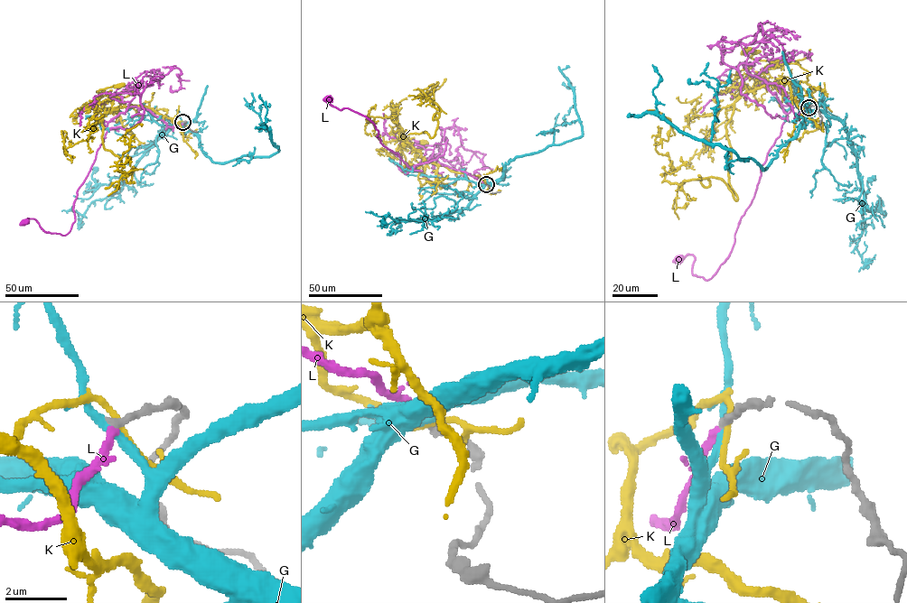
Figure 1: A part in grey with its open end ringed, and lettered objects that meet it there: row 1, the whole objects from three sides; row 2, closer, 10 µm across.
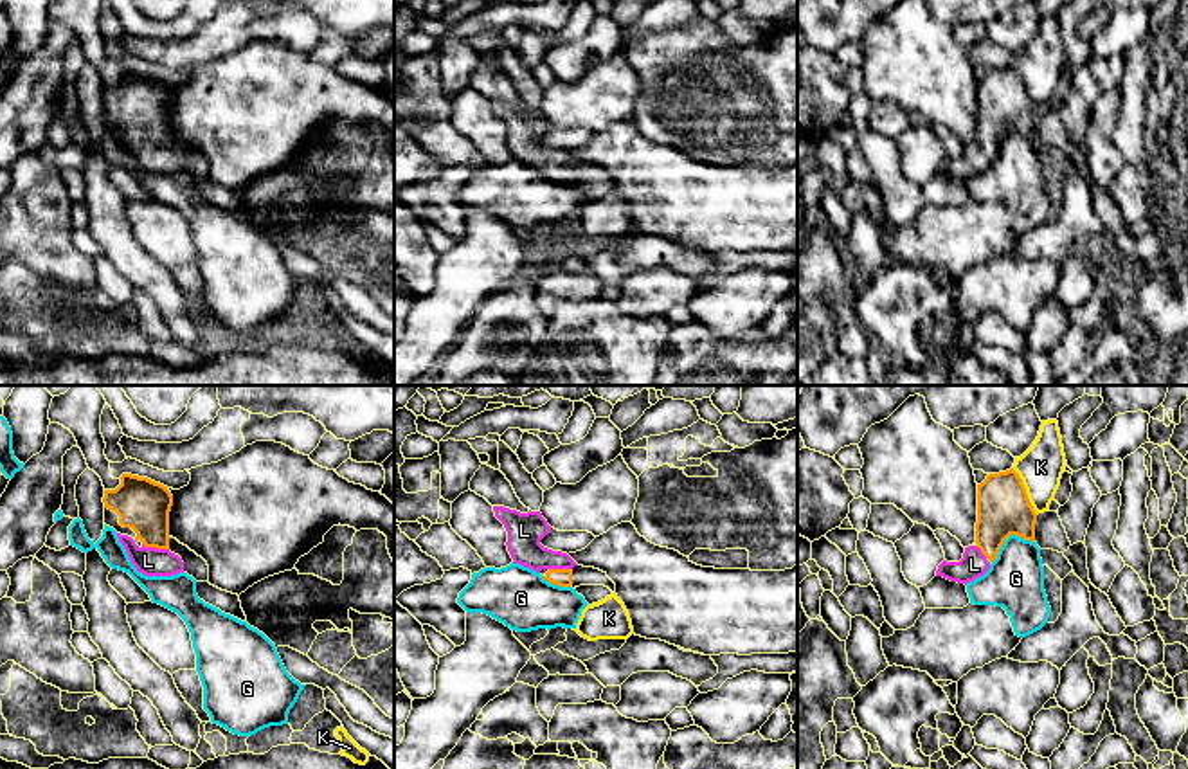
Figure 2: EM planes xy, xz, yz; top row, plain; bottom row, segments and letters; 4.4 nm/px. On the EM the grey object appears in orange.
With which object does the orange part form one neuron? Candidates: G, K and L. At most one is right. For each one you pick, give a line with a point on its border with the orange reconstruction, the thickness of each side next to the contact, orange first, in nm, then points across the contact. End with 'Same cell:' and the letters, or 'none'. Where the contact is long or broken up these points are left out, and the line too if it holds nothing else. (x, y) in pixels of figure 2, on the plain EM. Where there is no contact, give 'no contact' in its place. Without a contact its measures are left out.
L: meets orange in xy at (155, 143); 240 nm thick on the orange side, 130 nm on the other; runs through xy (143, 101), (152, 119), (155, 143), (148, 157)
Same cell: L

